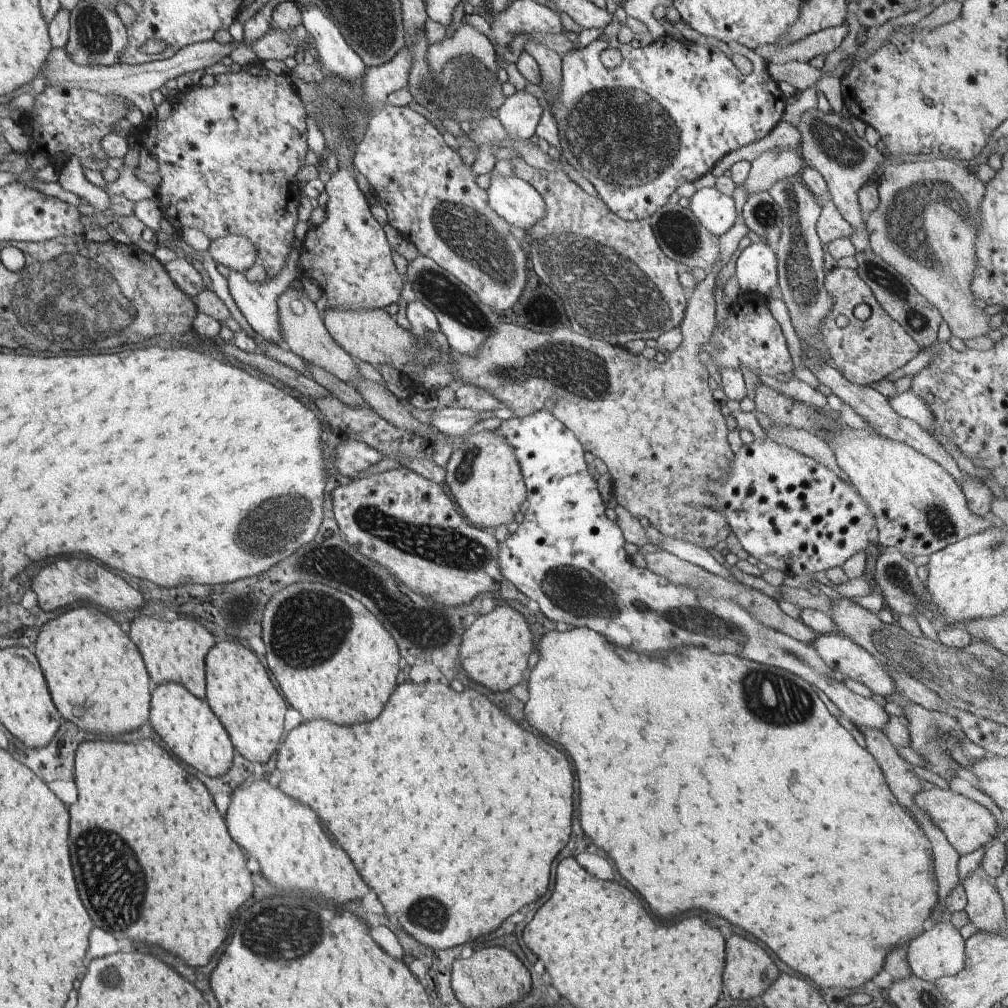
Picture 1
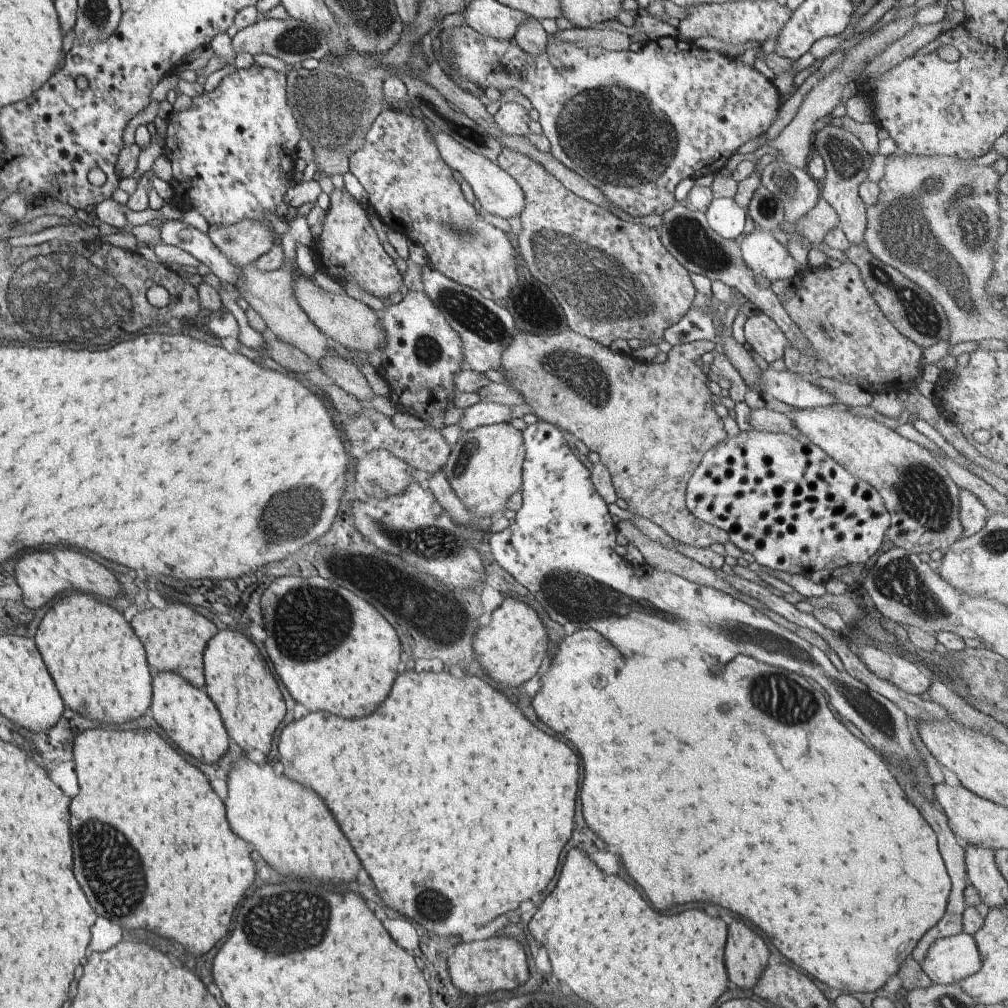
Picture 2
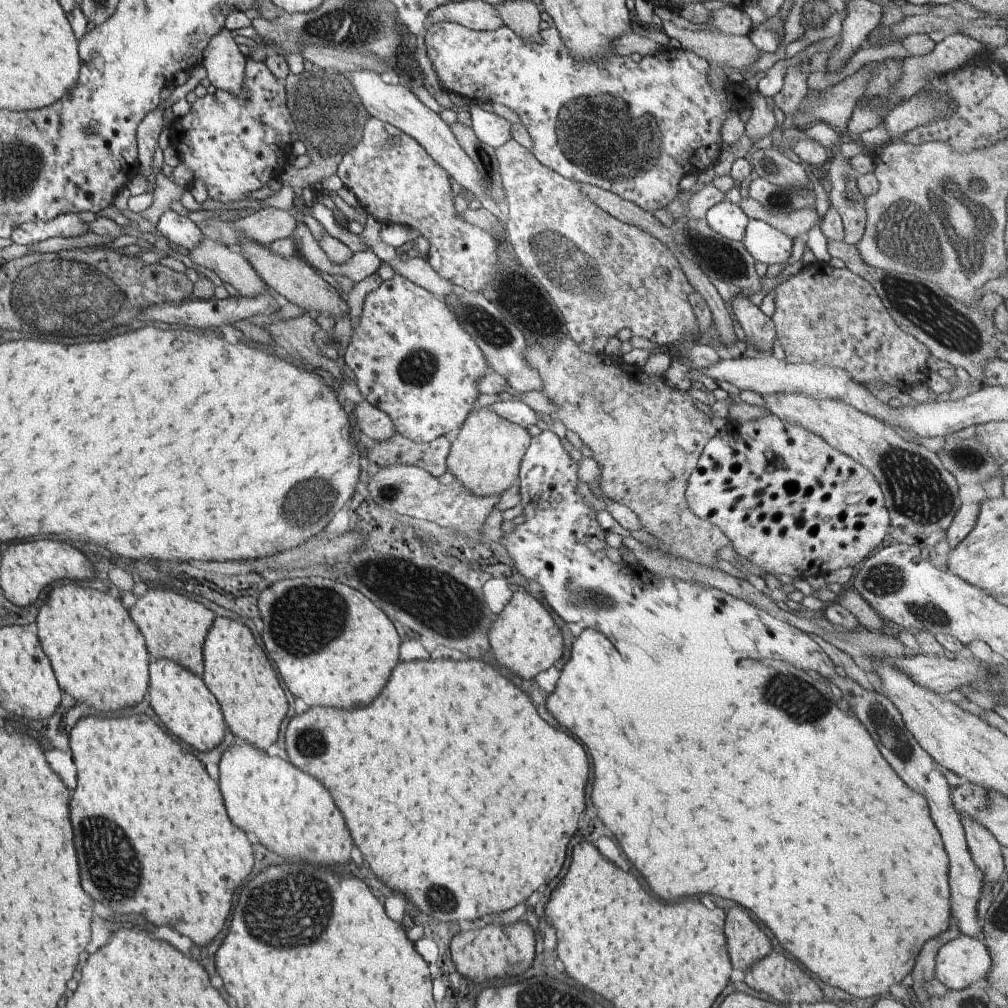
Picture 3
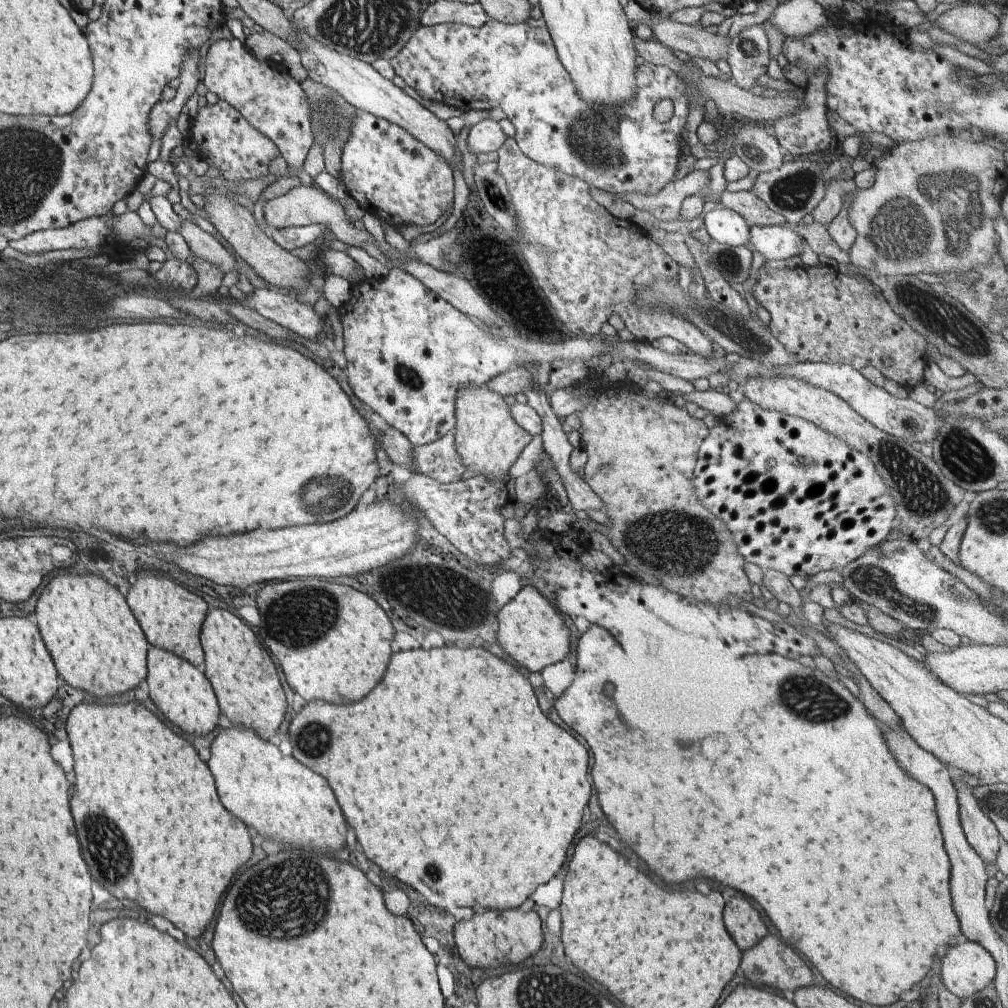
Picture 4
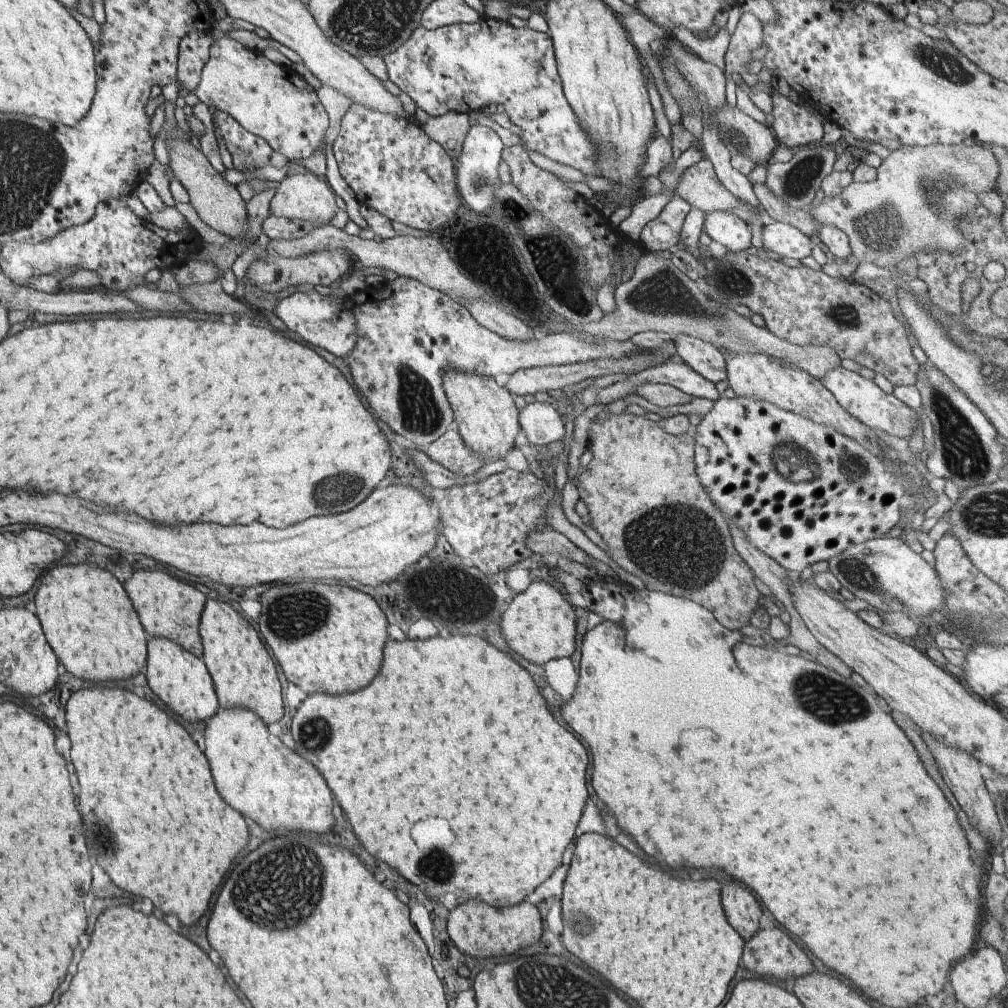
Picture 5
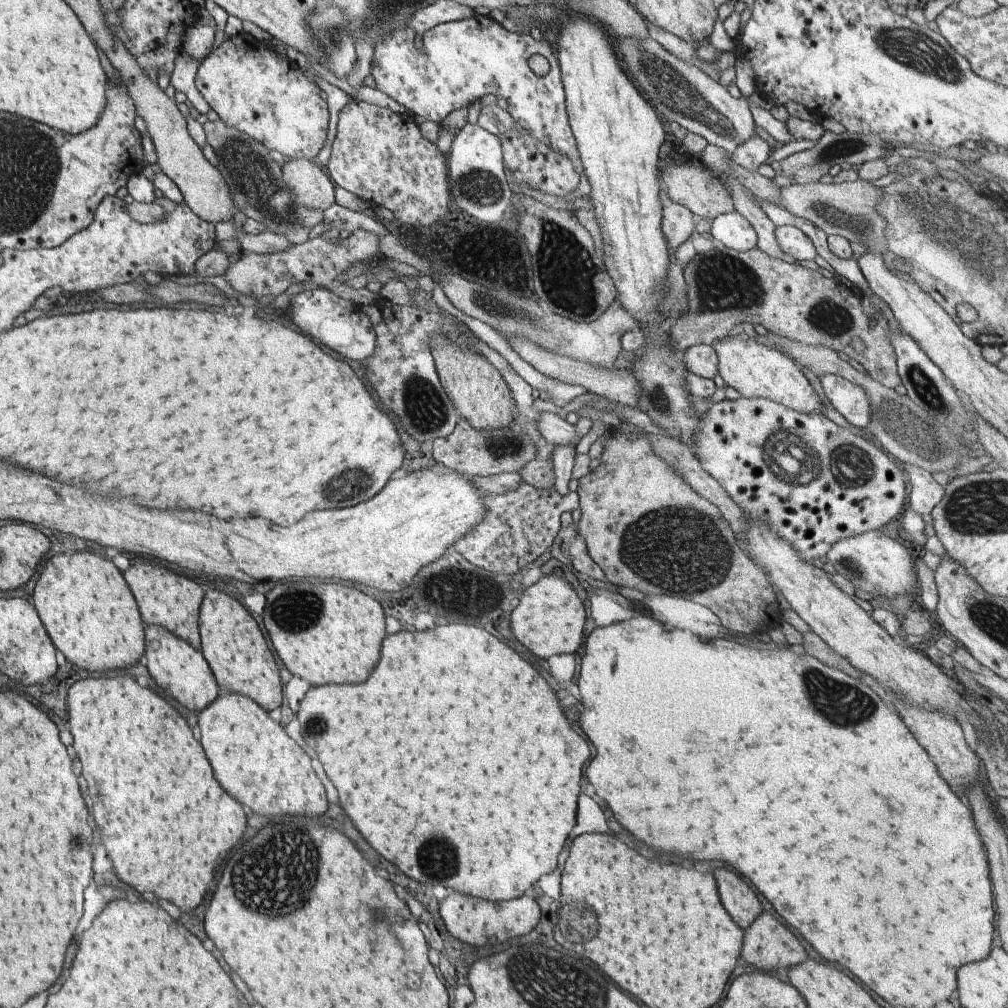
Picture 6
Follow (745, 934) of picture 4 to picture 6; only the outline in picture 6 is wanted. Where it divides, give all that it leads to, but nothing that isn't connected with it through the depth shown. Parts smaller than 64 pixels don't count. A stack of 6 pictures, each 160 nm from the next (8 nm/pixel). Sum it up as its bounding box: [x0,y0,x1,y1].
[713,867,763,930]

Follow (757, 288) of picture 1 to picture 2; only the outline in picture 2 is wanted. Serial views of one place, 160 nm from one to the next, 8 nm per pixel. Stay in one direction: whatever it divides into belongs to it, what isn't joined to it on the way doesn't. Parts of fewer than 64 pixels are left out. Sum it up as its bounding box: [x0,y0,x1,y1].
[740,226,794,282]

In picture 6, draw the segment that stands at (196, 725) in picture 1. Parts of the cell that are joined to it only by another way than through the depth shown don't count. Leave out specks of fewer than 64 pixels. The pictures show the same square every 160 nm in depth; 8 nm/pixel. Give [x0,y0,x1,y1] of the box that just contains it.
[143,625,221,714]

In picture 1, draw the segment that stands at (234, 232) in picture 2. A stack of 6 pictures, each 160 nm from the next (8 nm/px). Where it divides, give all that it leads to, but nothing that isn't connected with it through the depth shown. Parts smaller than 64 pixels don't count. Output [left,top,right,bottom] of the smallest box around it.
[210,235,257,273]

